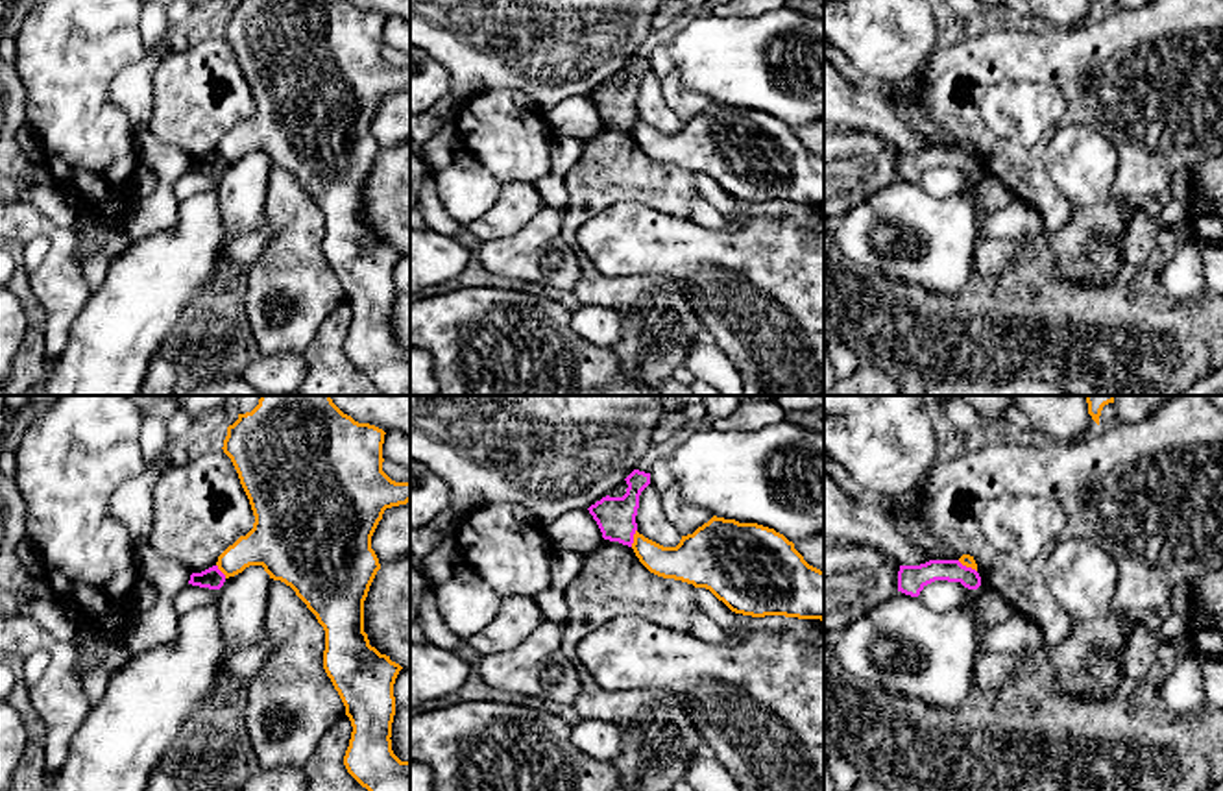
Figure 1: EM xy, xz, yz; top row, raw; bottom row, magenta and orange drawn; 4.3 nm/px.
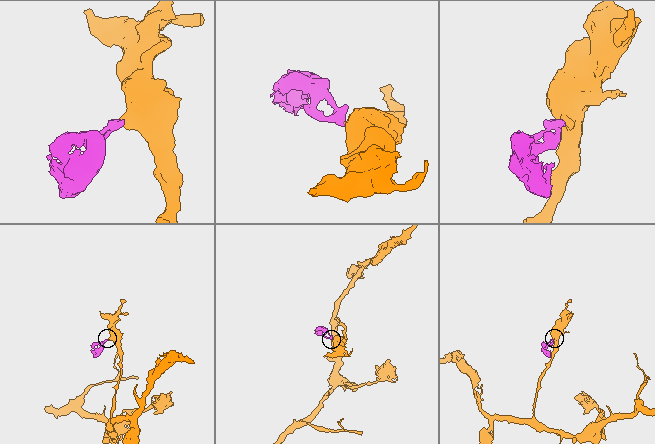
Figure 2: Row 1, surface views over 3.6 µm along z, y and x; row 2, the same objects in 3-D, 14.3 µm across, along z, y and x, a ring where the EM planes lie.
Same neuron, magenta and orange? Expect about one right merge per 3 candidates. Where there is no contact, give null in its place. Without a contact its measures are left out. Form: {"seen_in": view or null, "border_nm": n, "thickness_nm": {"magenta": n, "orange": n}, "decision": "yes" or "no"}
{"seen_in": "xz", "border_nm": 80, "thickness_nm": {"magenta": 180, "orange": 160}, "decision": "no"}

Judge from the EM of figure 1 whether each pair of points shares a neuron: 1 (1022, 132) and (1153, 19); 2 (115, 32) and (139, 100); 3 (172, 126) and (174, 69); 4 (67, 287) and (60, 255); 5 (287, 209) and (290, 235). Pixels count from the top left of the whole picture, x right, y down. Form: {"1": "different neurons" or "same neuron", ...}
{"1": "different neurons", "2": "different neurons", "3": "same neuron", "4": "same neuron", "5": "same neuron"}

